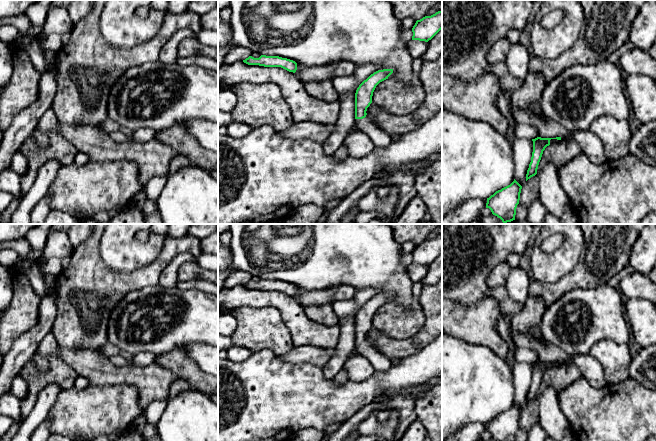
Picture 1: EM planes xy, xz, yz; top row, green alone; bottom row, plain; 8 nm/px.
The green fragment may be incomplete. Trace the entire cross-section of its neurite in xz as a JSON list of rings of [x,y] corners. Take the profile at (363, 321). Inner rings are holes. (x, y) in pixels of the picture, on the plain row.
[[[393,293],[378,294],[364,304],[355,317],[355,350],[372,365],[375,371],[386,371],[391,367],[391,360],[381,352],[372,348],[366,341],[367,332],[372,327],[376,310],[388,303]]]

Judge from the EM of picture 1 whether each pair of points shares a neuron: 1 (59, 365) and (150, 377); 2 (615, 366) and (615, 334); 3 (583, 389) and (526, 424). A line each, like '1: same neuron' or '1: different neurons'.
1: different neurons
2: different neurons
3: different neurons

